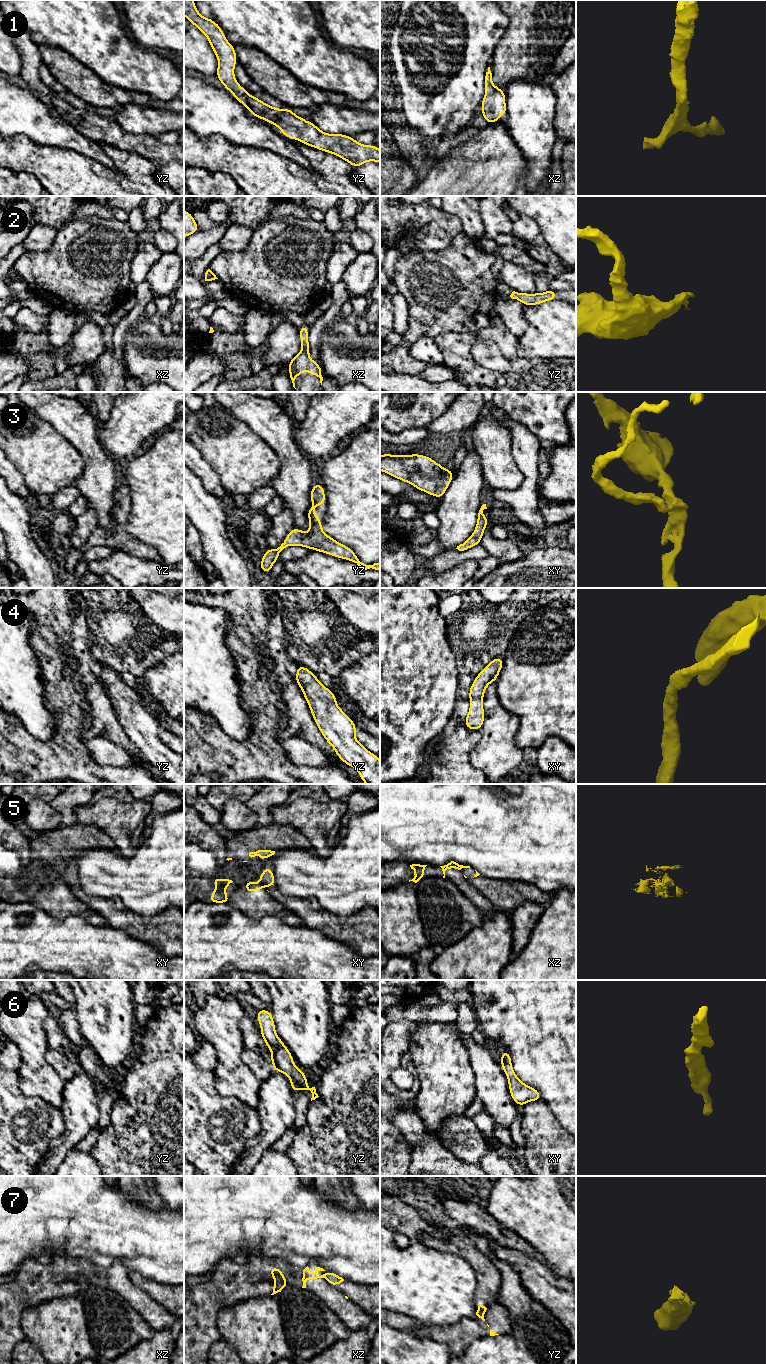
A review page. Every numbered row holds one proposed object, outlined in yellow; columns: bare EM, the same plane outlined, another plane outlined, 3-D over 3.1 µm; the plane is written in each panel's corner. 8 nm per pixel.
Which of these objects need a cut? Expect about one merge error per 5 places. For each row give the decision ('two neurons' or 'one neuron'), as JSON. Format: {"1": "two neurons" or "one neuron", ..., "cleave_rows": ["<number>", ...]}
{"1": "one neuron", "2": "one neuron", "3": "one neuron", "4": "one neuron", "5": "two neurons", "6": "one neuron", "7": "two neurons", "cleave_rows": ["5", "7"]}

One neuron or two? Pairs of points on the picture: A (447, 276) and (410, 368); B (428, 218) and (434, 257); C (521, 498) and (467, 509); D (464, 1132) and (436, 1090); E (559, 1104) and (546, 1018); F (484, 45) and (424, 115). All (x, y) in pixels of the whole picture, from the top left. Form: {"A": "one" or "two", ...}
{"A": "one", "B": "two", "C": "two", "D": "two", "E": "one", "F": "one"}

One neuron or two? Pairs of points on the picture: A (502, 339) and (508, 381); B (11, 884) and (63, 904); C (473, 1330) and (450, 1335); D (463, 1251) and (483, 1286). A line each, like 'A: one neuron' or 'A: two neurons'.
A: one neuron
B: one neuron
C: one neuron
D: one neuron

